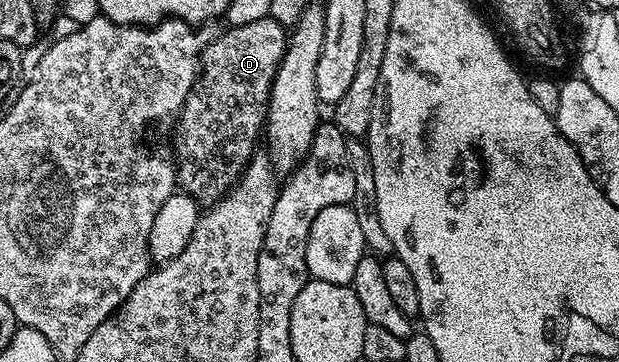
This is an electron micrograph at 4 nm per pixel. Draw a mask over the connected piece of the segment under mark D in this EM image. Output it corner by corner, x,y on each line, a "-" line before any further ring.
269,17
225,30
203,49
198,79
173,124
177,186
199,201
225,195
256,154
254,146
264,135
274,78
288,46
287,28

